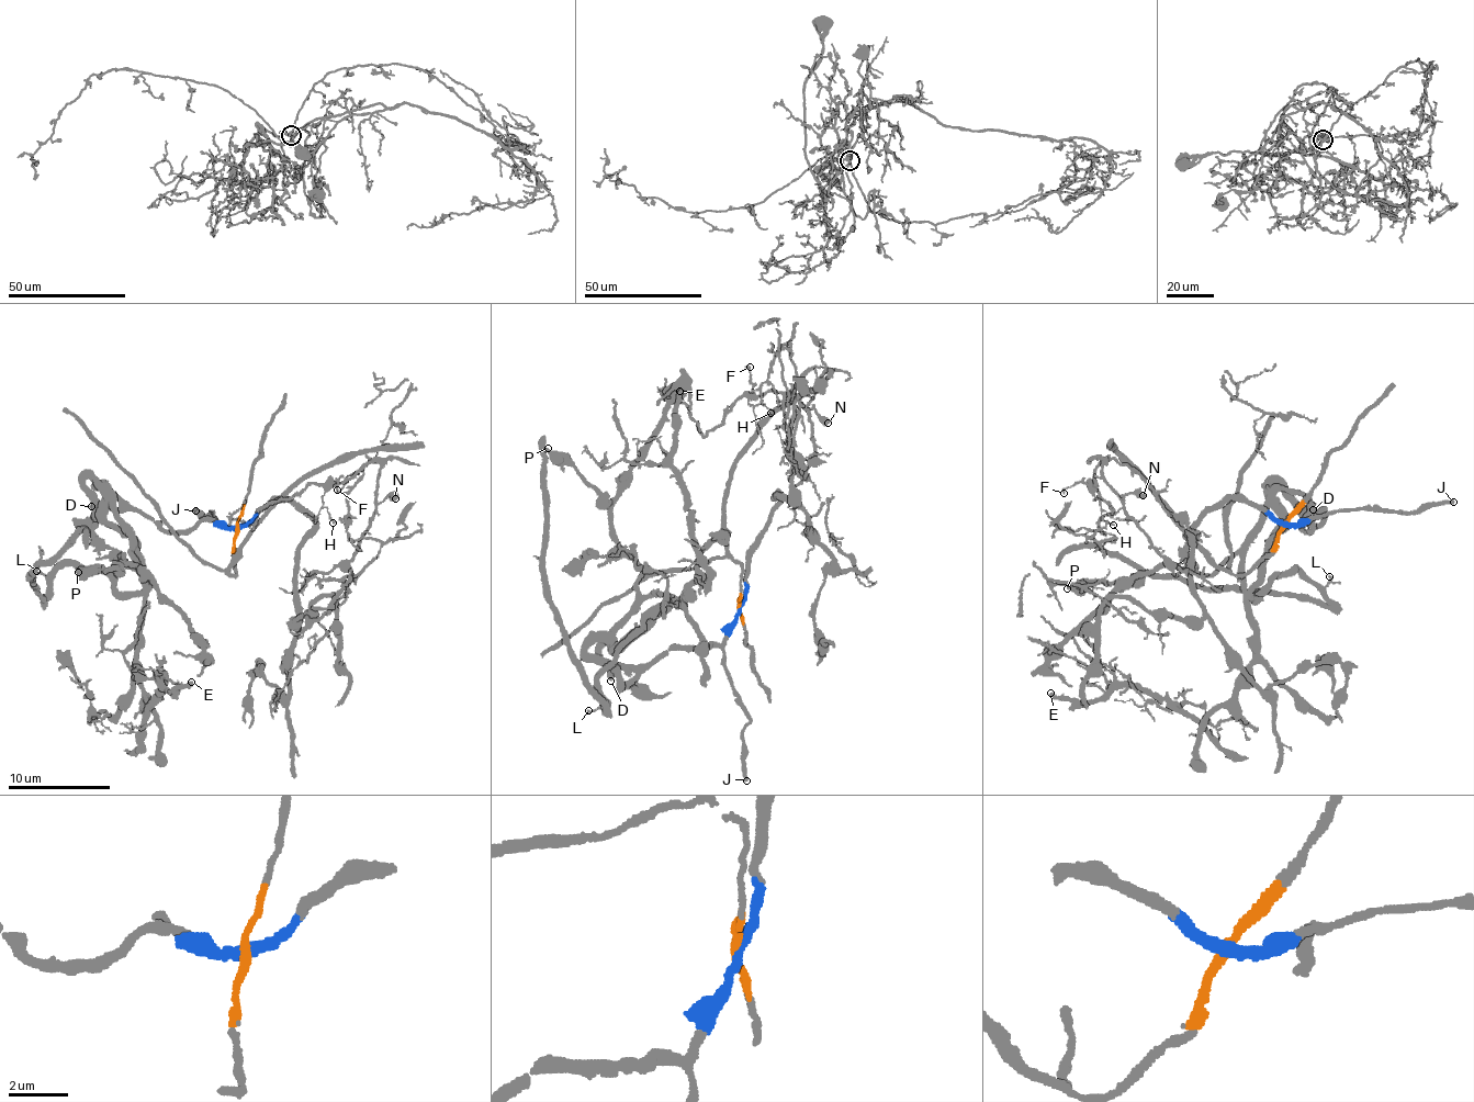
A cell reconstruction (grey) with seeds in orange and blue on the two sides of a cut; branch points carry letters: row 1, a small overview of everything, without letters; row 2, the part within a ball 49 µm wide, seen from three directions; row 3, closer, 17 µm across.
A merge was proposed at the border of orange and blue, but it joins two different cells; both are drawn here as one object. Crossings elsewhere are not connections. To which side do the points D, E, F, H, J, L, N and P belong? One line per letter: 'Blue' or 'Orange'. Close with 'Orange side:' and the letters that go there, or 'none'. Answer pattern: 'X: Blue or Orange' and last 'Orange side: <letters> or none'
D: Blue
E: Blue
F: Orange
H: Orange
J: Blue
L: Blue
N: Orange
P: Blue
Orange side: F, H, N

